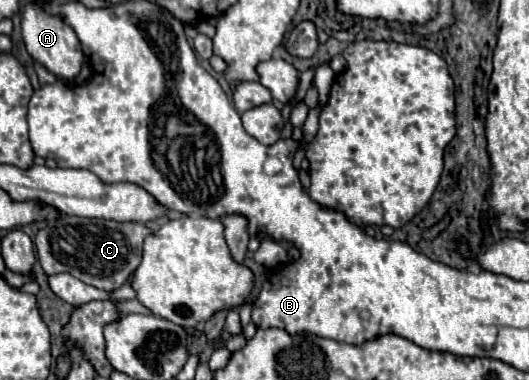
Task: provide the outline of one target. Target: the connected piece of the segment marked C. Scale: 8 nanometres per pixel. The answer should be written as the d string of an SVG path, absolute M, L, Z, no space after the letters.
M64 216L52 224L44 224L36 234L36 252L46 274L68 272L88 286L102 290L116 290L124 286L128 276L138 268L142 258L142 240L150 234L138 222L114 222L98 218Z

